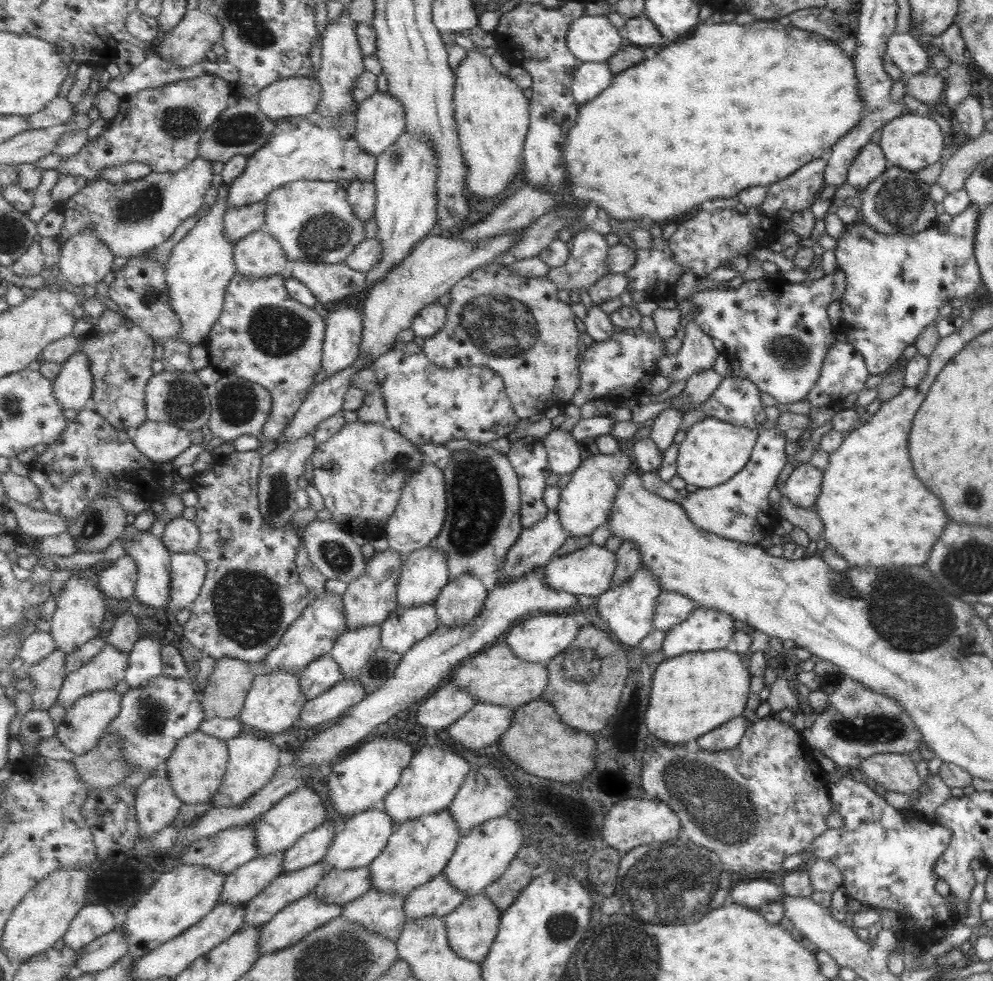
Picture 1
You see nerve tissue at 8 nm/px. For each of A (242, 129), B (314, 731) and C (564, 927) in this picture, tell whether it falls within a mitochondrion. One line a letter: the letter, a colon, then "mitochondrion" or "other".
A: mitochondrion
B: other
C: mitochondrion

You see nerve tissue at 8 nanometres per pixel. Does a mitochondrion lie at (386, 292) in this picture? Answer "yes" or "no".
no

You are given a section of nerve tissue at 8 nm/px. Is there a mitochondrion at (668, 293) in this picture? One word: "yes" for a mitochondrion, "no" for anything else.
no

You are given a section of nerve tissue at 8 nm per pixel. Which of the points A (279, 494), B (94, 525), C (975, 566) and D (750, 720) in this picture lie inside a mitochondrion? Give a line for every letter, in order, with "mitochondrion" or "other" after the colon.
A: mitochondrion
B: mitochondrion
C: mitochondrion
D: other

